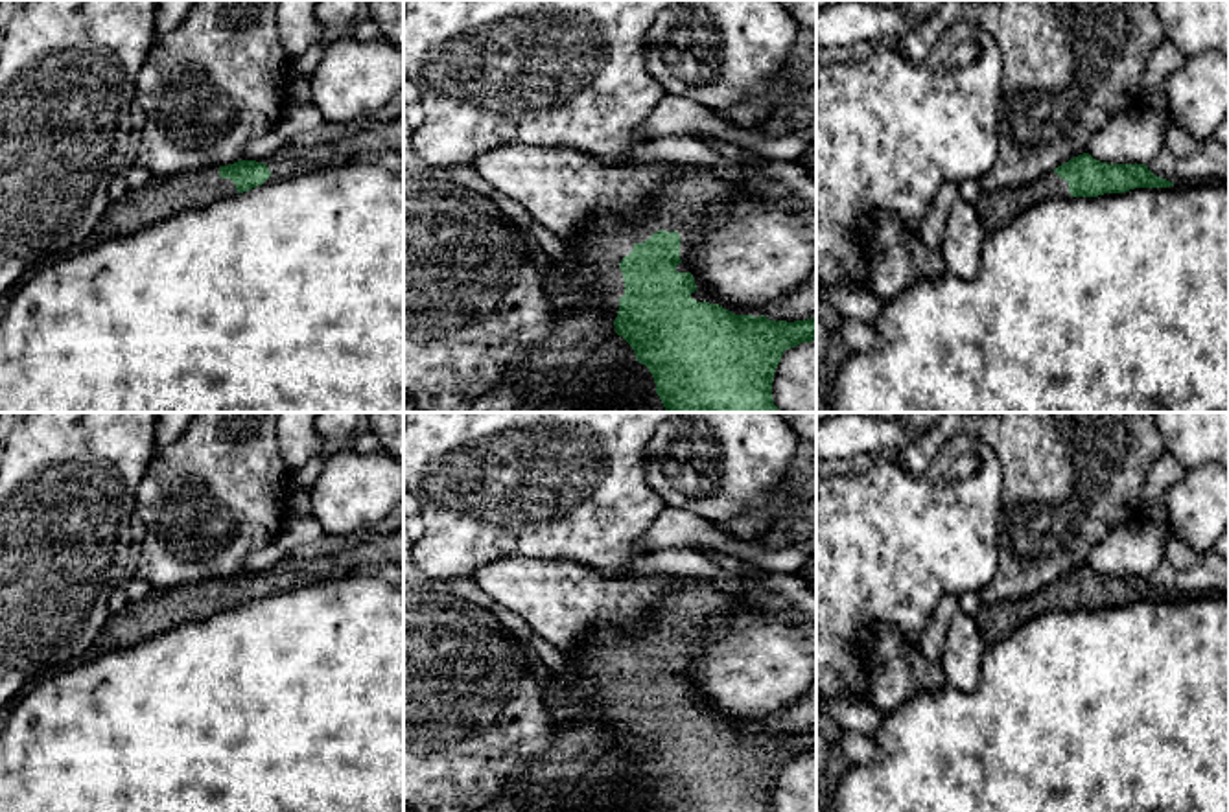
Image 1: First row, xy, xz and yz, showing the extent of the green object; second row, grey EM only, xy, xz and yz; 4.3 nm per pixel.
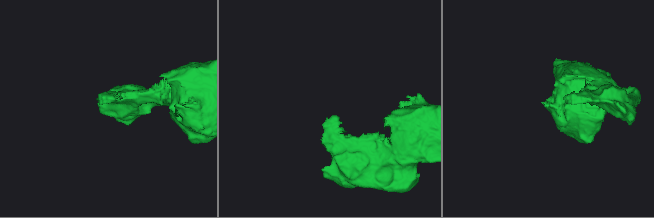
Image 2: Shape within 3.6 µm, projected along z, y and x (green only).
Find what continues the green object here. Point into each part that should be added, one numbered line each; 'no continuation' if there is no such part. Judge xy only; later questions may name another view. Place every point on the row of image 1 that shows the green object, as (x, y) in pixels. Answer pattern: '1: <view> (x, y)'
1: xy (159, 199)

